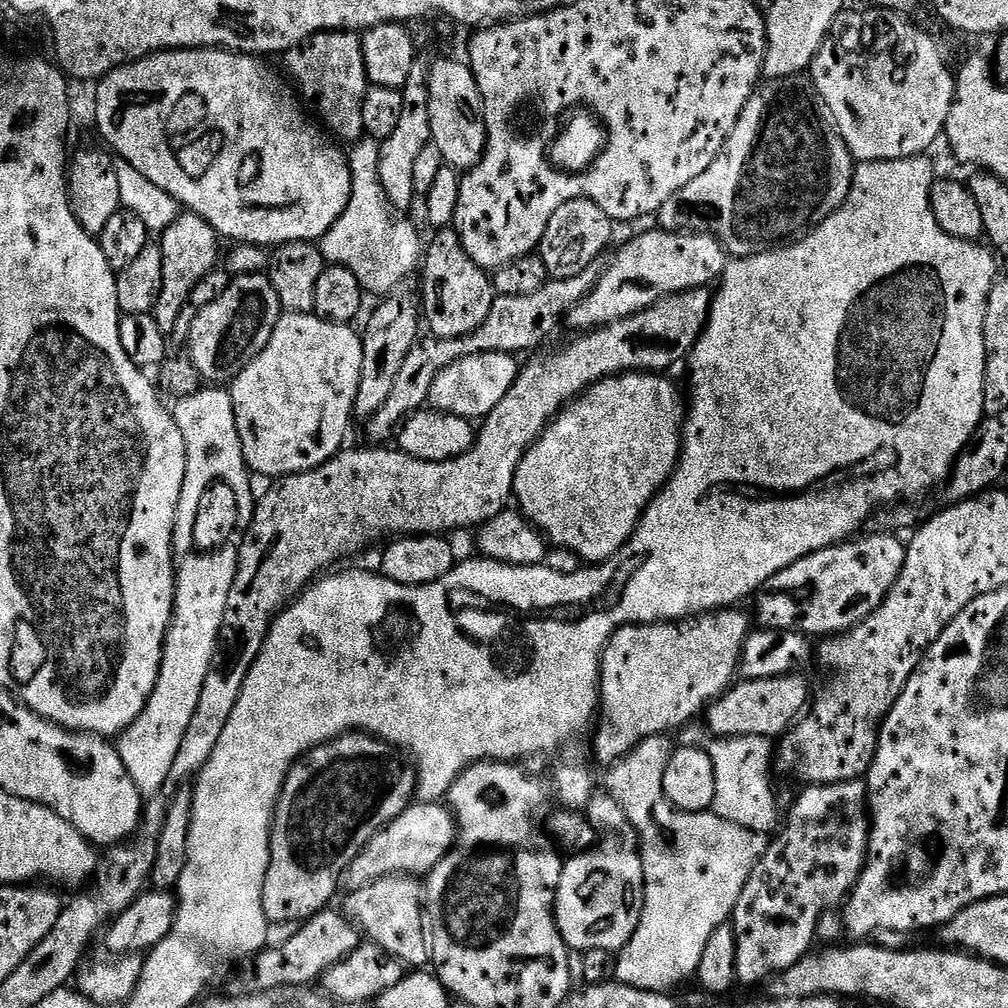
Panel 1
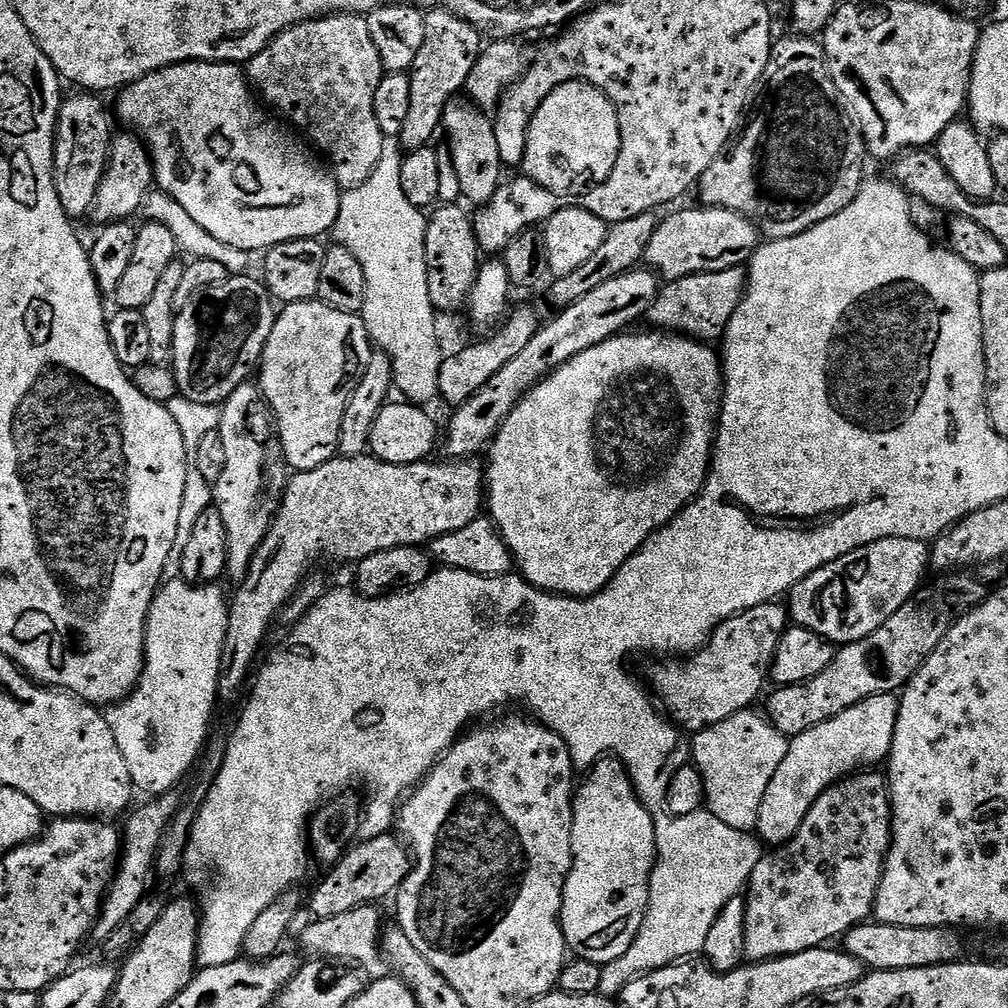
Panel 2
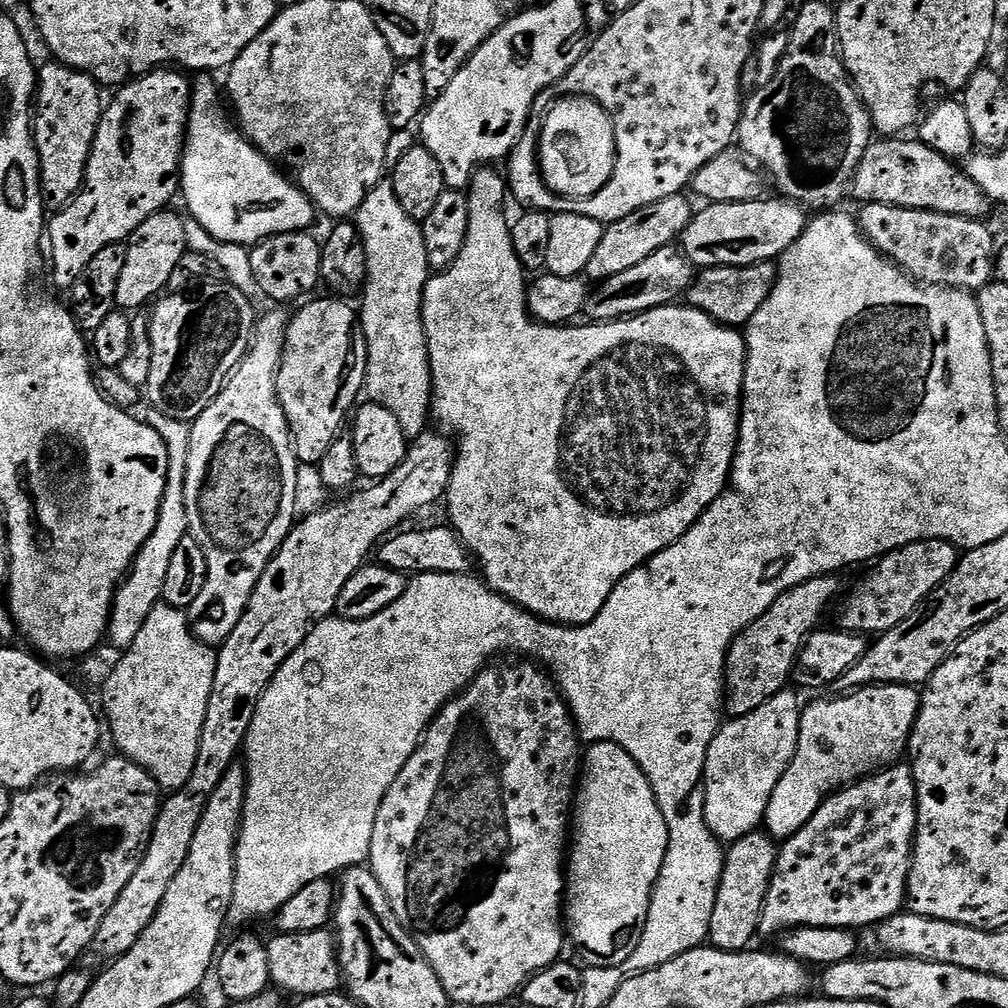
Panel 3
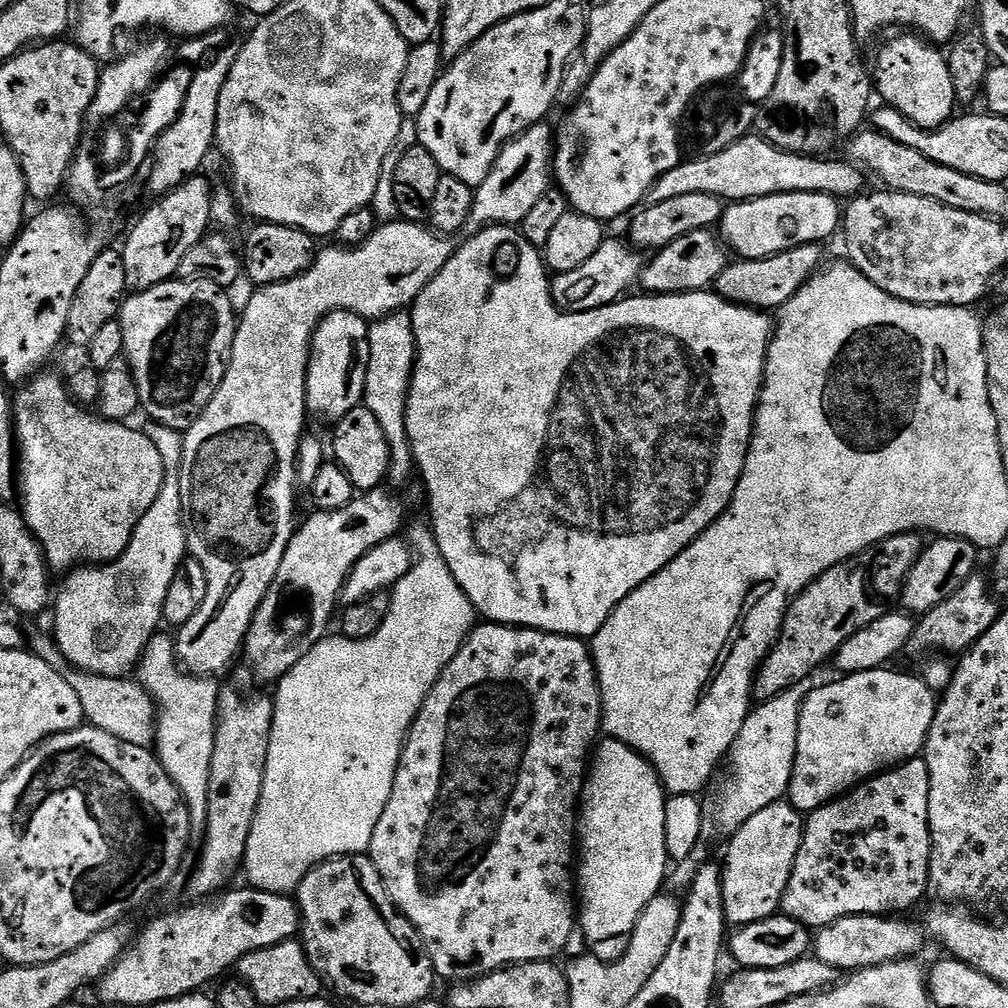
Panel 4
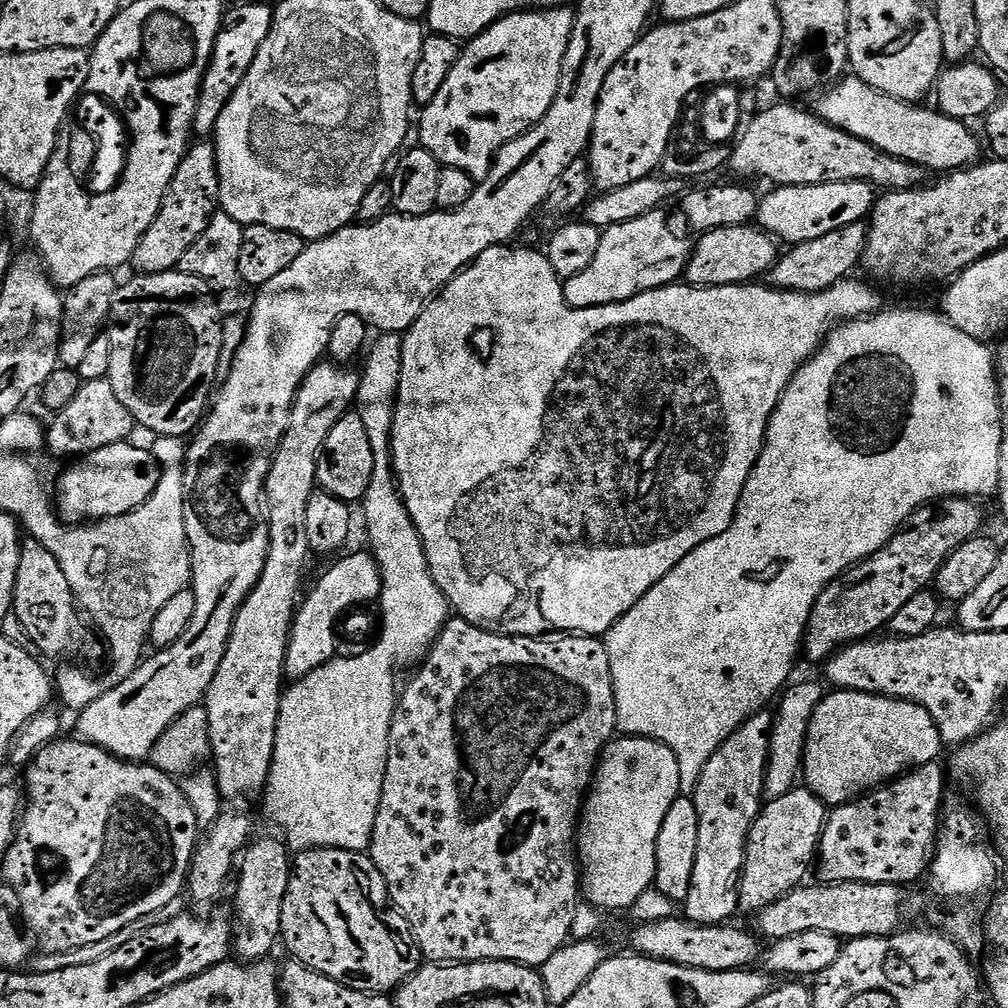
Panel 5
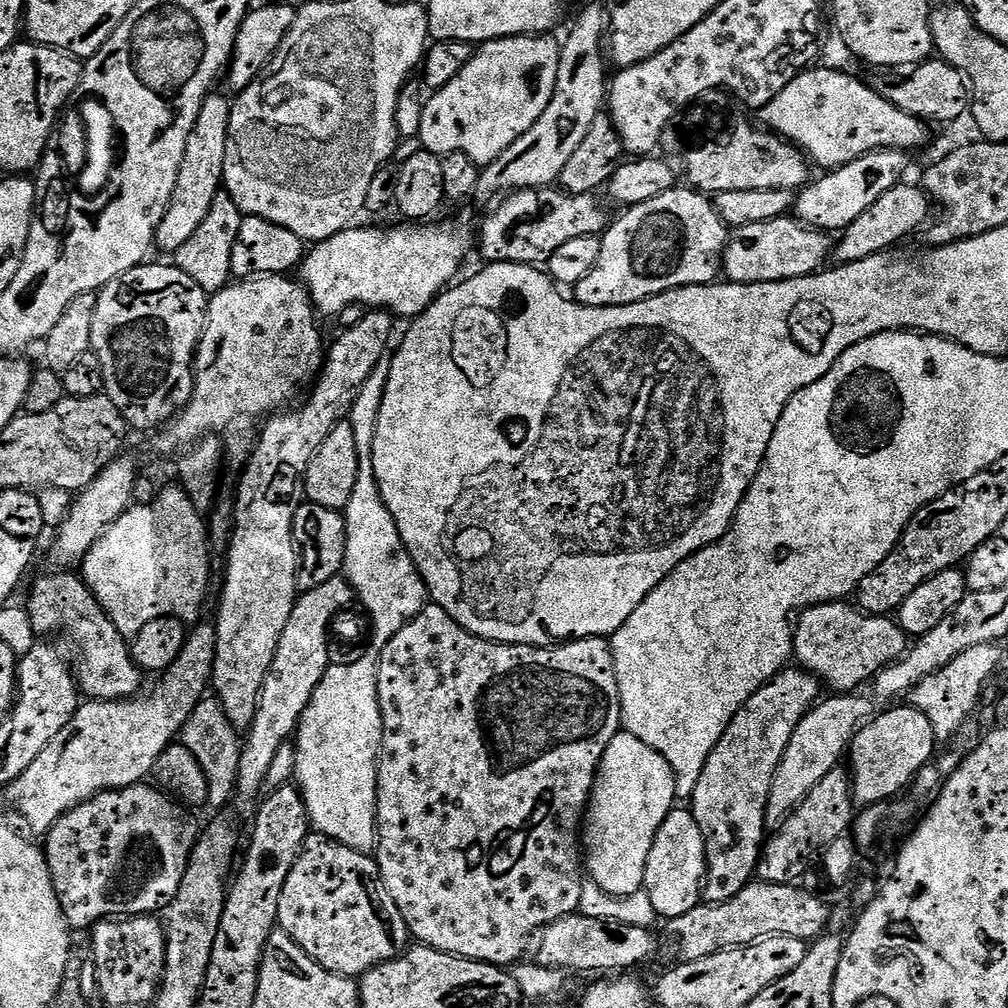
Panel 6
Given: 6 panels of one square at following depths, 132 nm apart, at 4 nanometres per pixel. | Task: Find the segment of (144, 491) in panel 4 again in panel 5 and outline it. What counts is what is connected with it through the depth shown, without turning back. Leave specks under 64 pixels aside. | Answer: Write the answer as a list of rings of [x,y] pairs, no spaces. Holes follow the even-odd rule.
[[[132,443],[102,446],[77,459],[73,468],[61,474],[60,492],[58,488],[54,504],[64,523],[79,526],[85,522],[109,520],[142,506],[142,502],[151,498],[160,481],[160,468],[147,447],[139,448]]]

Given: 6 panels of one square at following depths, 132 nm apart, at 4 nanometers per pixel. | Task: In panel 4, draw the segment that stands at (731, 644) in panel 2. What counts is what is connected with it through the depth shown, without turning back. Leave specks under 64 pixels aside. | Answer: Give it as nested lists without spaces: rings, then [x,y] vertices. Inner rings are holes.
[[[903,532],[870,546],[846,562],[838,562],[838,566],[830,566],[830,570],[810,582],[788,605],[780,639],[768,651],[752,681],[753,697],[763,702],[790,690],[790,686],[802,682],[816,668],[825,667],[842,642],[870,626],[870,622],[878,622],[899,601],[906,578],[925,547],[921,533]]]

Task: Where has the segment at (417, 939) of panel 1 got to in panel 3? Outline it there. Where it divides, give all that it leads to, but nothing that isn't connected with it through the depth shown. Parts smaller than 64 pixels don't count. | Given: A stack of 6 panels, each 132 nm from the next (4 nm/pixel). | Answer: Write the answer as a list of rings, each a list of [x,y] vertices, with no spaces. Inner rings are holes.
[[[328,928],[314,930],[313,932],[286,932],[273,935],[273,940],[267,941],[270,954],[270,974],[272,984],[281,993],[296,996],[295,998],[307,998],[310,996],[325,996],[328,992],[339,993],[342,988],[342,973],[340,970],[340,958],[335,935]]]

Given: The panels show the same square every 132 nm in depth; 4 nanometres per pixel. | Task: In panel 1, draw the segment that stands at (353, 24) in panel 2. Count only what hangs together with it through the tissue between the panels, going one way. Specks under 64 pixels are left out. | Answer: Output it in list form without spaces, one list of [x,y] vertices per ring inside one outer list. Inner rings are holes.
[[[319,32],[283,53],[282,60],[288,67],[287,75],[298,89],[303,103],[313,113],[317,112],[315,115],[333,137],[341,141],[355,142],[365,135],[362,124],[362,98],[366,98],[366,90],[370,85],[366,62],[362,58],[362,42],[357,33]]]

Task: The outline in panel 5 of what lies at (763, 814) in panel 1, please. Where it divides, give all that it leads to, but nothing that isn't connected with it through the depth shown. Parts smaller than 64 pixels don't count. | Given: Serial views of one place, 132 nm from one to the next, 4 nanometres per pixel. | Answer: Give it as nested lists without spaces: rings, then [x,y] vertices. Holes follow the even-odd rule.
[[[804,680],[801,684],[795,684],[793,683],[779,697],[780,709],[775,709],[774,712],[772,745],[768,751],[768,769],[764,775],[764,795],[768,800],[782,798],[782,794],[797,787],[804,762],[804,747],[810,730],[810,718],[814,714],[814,710],[818,710],[818,706],[826,695],[825,685],[823,683],[820,685],[816,680]]]

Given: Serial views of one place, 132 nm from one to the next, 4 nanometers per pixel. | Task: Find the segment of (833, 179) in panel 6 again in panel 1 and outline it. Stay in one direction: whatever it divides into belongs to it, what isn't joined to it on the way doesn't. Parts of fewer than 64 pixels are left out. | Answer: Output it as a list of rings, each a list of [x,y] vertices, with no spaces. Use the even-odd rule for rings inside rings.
[[[644,232],[624,244],[608,262],[600,281],[568,311],[567,327],[595,330],[607,324],[630,318],[667,296],[689,292],[695,288],[715,285],[724,275],[729,255],[714,236],[699,236],[697,232]]]

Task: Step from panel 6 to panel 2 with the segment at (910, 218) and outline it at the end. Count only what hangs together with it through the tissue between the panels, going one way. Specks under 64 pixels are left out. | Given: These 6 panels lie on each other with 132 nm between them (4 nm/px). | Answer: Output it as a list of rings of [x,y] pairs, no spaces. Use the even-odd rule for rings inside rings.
[[[743,267],[690,274],[686,278],[669,280],[661,287],[656,301],[650,306],[647,323],[650,322],[652,324],[649,325],[666,332],[683,334],[693,340],[719,341],[730,326],[730,318],[734,318],[734,310],[738,310],[747,287],[748,274]]]

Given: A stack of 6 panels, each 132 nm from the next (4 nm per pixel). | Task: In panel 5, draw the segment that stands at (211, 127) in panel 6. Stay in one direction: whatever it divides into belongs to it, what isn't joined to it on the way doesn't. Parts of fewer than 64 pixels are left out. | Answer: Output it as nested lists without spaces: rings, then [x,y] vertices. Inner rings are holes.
[[[196,142],[184,153],[182,162],[166,190],[166,198],[158,210],[158,218],[150,222],[150,230],[142,234],[142,242],[130,261],[133,273],[153,276],[179,269],[182,254],[198,242],[202,230],[210,226],[210,218],[218,210],[220,179],[216,169],[216,146],[212,142]]]

